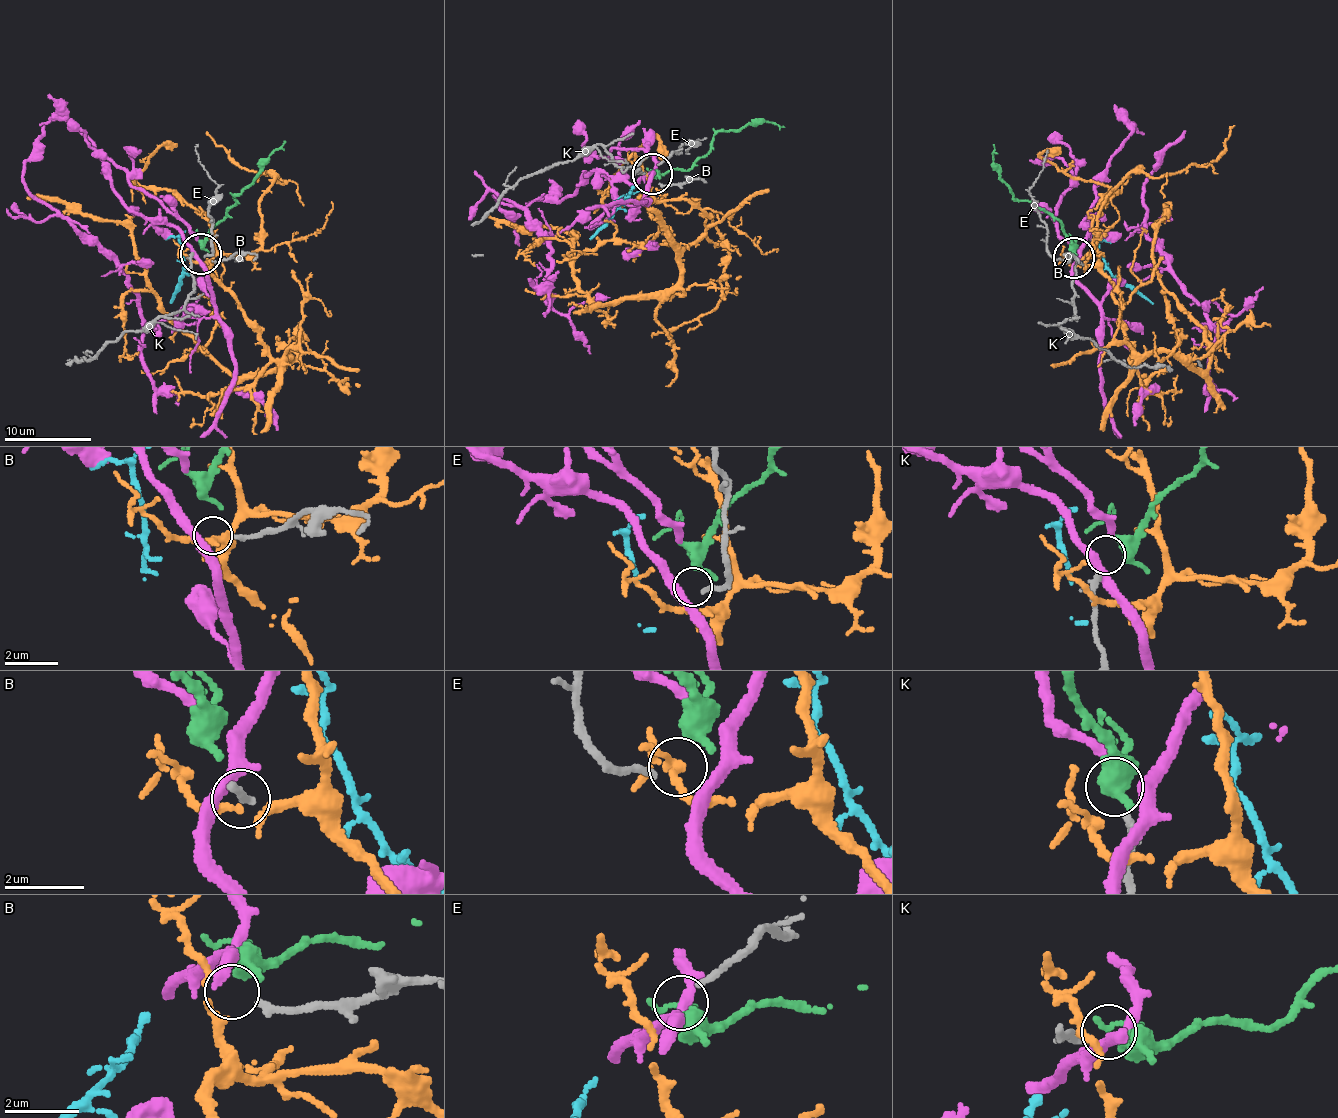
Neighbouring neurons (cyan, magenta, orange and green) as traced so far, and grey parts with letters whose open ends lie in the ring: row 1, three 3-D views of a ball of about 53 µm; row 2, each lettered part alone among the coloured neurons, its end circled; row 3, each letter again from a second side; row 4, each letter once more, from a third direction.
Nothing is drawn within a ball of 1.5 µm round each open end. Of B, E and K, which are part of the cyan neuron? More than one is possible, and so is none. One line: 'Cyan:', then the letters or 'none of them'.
Cyan: none of them

